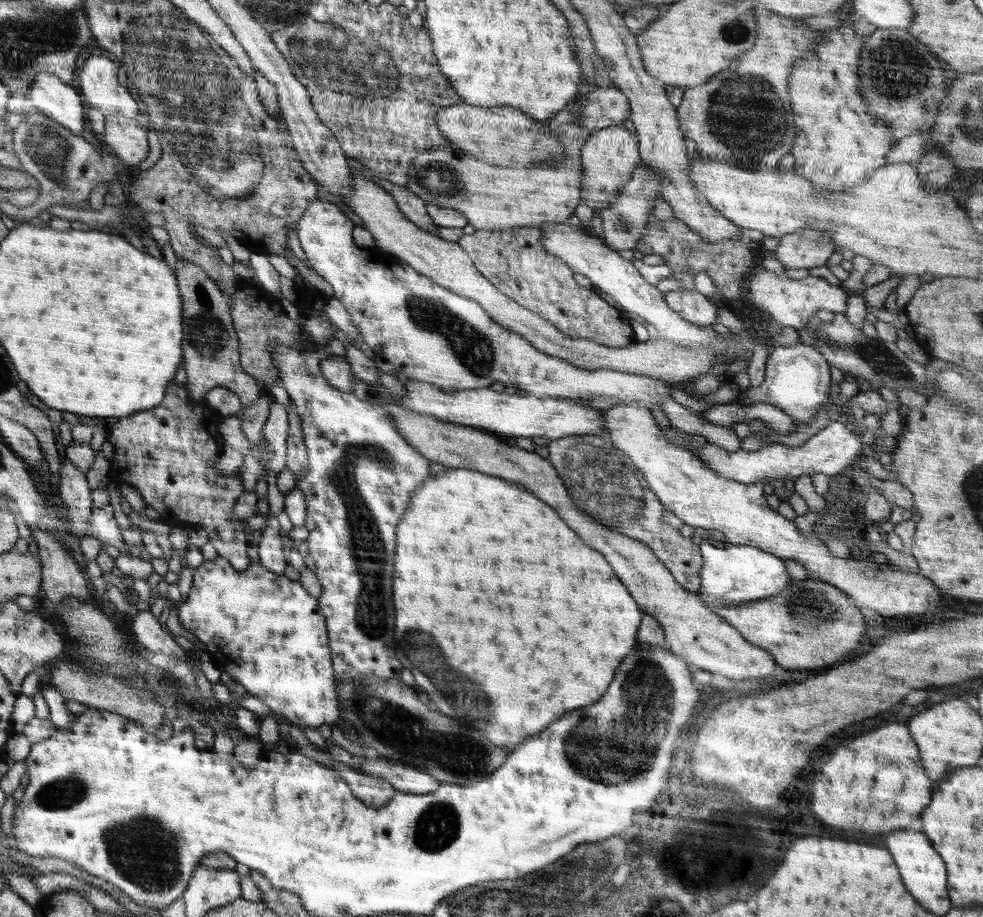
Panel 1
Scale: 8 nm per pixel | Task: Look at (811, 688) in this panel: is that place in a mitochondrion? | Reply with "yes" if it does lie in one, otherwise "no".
no

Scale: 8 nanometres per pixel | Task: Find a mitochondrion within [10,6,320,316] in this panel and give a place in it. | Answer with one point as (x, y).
(53, 154)

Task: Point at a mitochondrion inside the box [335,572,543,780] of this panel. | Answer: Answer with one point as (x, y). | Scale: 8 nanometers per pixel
(455, 686)

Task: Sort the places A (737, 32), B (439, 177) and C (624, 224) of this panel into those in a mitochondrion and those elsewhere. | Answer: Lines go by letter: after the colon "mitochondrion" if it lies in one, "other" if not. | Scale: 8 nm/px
A: mitochondrion
B: mitochondrion
C: mitochondrion

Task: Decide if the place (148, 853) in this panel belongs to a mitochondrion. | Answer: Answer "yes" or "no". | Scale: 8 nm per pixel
yes

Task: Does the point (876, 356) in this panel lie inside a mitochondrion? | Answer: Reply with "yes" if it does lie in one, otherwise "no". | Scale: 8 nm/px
yes

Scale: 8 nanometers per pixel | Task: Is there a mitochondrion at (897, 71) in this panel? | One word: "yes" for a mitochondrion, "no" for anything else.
yes

